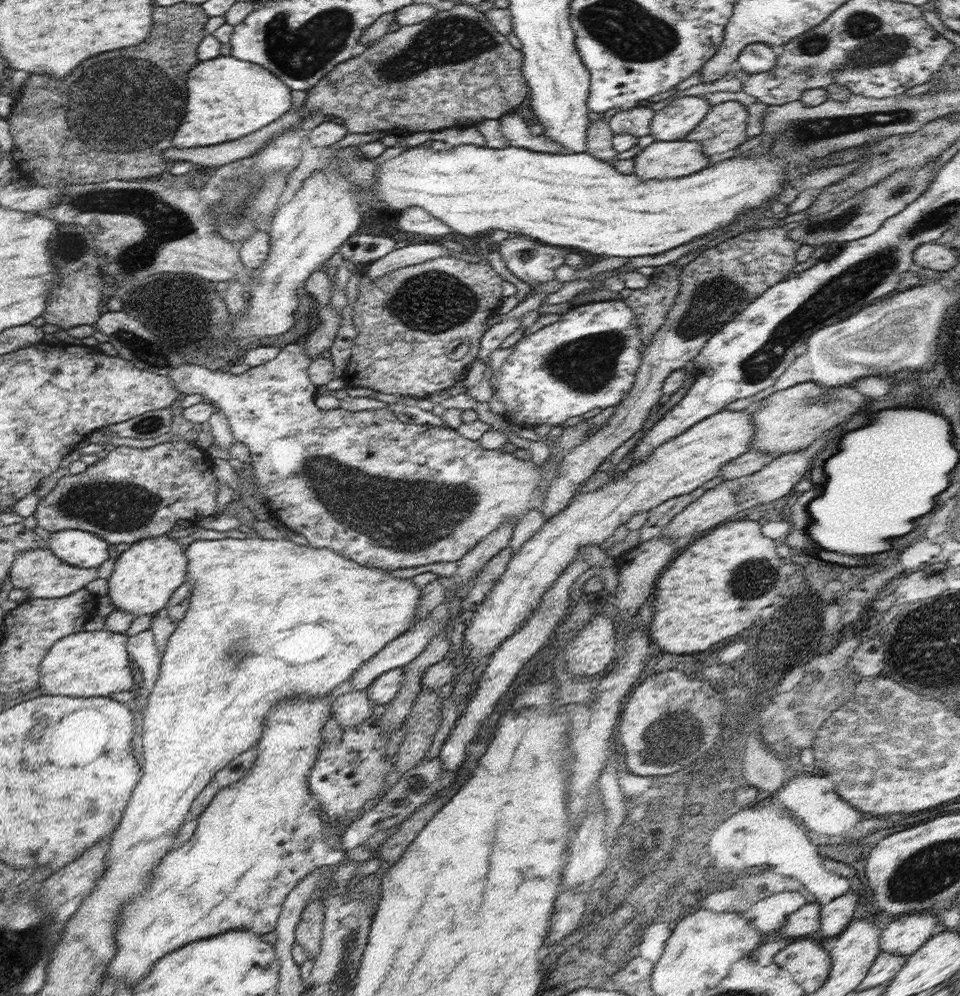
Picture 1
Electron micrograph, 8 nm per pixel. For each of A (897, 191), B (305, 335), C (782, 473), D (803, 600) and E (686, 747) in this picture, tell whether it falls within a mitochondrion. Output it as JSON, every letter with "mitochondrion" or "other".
{"A":"mitochondrion","B":"other","C":"other","D":"mitochondrion","E":"mitochondrion"}

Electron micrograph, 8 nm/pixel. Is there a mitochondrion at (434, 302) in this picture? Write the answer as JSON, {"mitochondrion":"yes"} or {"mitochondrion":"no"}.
{"mitochondrion":"yes"}

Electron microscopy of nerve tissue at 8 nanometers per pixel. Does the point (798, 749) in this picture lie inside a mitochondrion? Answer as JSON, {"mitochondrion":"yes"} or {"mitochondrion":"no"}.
{"mitochondrion":"no"}

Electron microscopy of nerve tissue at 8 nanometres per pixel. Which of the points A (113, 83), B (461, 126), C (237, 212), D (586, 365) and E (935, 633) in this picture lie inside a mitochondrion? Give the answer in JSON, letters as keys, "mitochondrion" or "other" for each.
{"A":"mitochondrion","B":"other","C":"mitochondrion","D":"mitochondrion","E":"mitochondrion"}

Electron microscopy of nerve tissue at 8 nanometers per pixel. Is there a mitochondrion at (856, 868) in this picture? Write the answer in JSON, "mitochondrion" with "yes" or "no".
{"mitochondrion":"no"}

